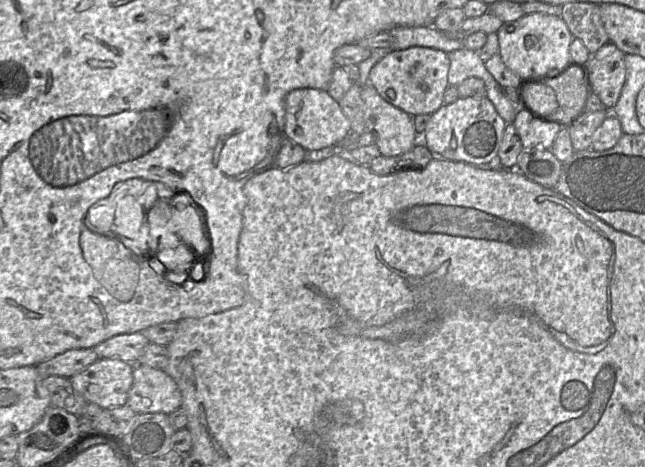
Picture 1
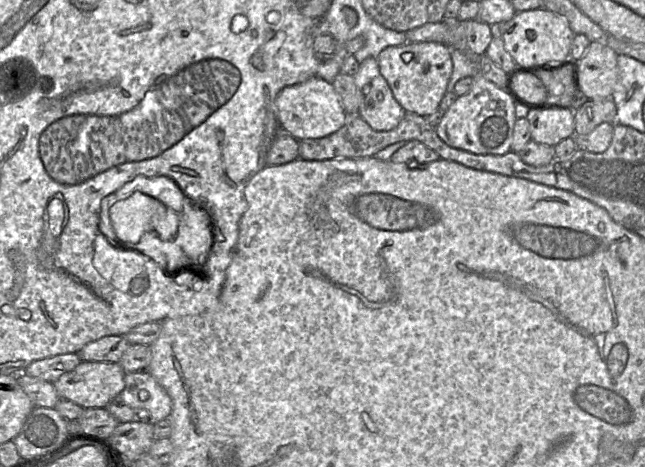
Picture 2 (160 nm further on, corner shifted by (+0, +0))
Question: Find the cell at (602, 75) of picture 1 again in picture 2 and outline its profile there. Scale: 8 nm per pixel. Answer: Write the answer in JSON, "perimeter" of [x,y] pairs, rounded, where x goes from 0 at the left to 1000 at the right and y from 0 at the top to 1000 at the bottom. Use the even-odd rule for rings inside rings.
{"perimeter":[[[918,88],[898,126],[885,124],[891,135],[895,188],[899,191],[912,212],[947,208],[957,171],[957,122],[958,116],[933,90]]]}

